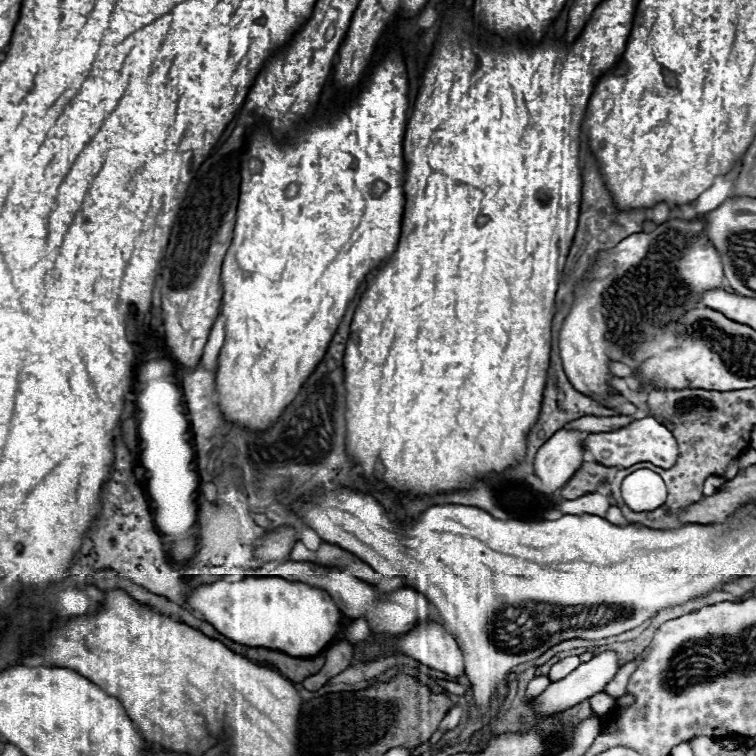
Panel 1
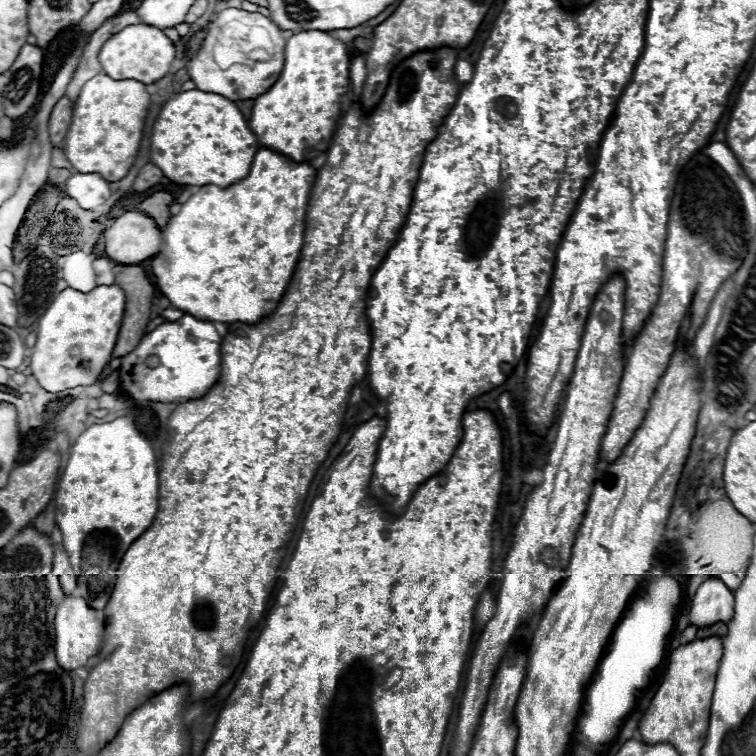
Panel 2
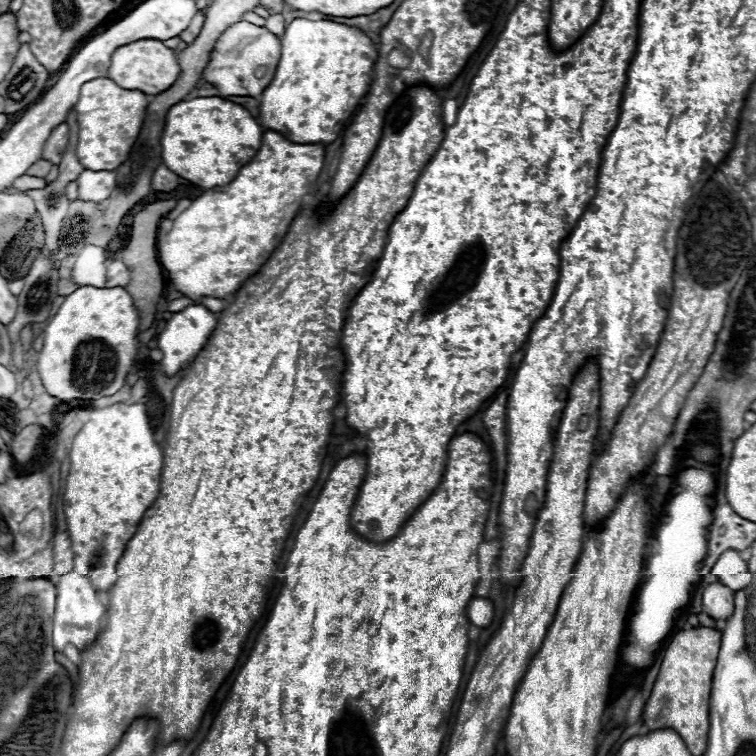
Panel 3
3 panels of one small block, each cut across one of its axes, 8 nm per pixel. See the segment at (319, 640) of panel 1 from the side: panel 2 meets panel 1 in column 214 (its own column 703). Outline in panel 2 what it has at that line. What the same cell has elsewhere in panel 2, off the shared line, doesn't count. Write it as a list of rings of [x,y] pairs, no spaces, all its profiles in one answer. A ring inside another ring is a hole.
[[[716,578],[702,582],[692,598],[688,622],[696,628],[706,628],[716,622],[728,624],[734,616],[734,596],[728,586]]]

